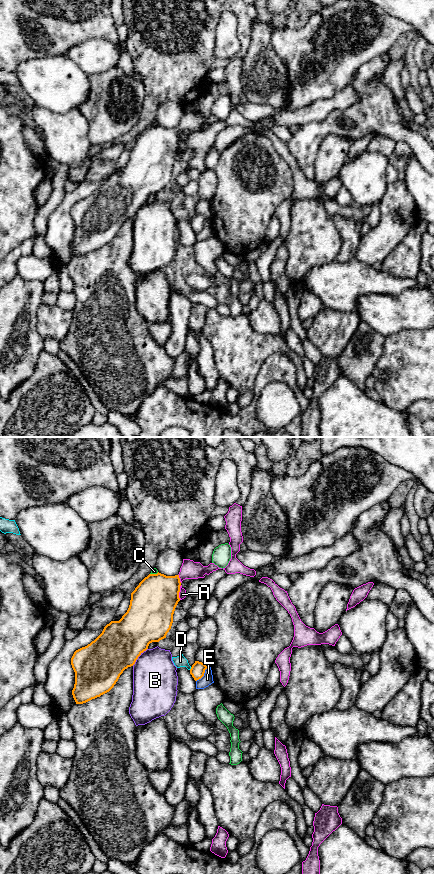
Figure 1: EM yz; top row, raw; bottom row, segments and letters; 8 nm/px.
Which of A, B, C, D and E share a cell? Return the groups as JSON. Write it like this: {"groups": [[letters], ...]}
{"groups": [["A"], ["B"], ["C"], ["D"], ["E"]]}

